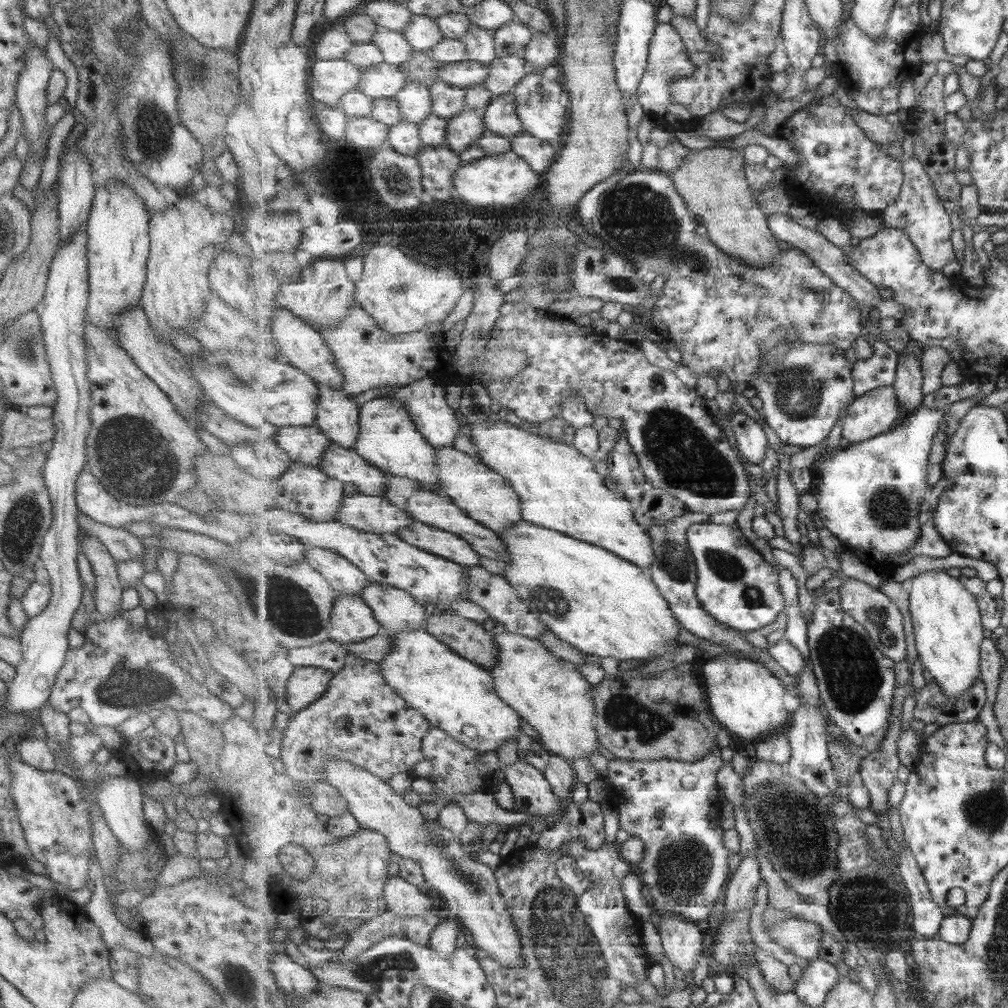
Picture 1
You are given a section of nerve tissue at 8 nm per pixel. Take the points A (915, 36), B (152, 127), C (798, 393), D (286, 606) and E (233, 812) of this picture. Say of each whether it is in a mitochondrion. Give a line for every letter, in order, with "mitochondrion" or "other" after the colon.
A: other
B: mitochondrion
C: mitochondrion
D: mitochondrion
E: other

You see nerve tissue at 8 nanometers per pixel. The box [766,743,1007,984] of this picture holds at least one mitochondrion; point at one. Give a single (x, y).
(874, 904)

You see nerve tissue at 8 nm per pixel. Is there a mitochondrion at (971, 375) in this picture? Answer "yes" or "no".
no

